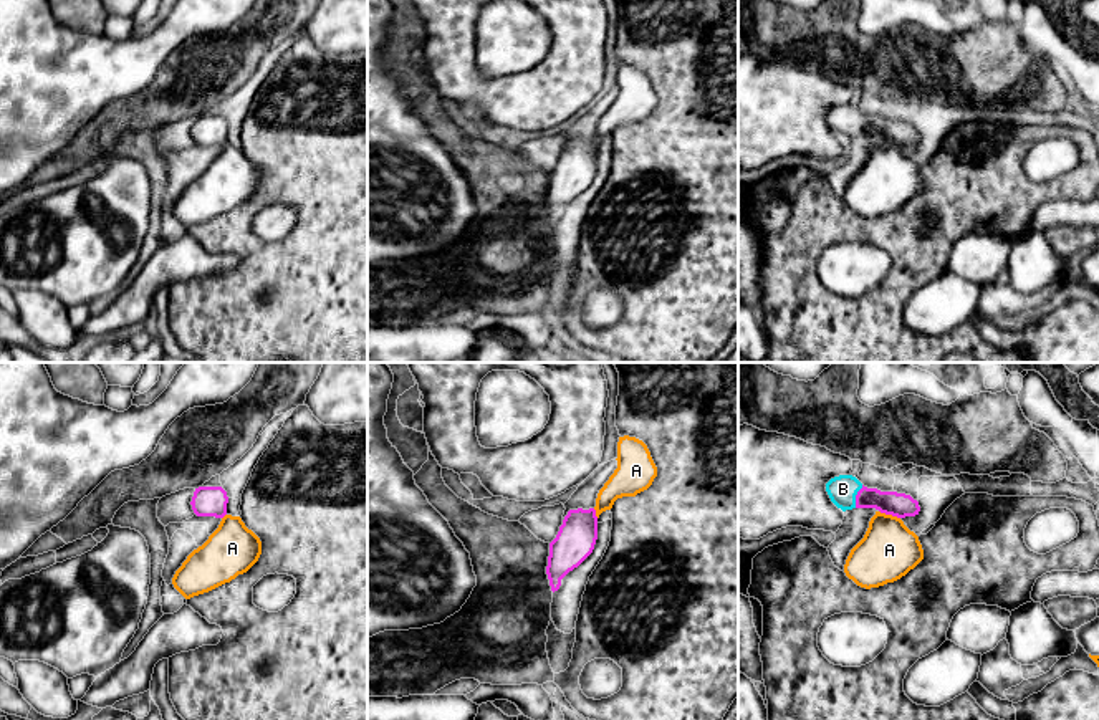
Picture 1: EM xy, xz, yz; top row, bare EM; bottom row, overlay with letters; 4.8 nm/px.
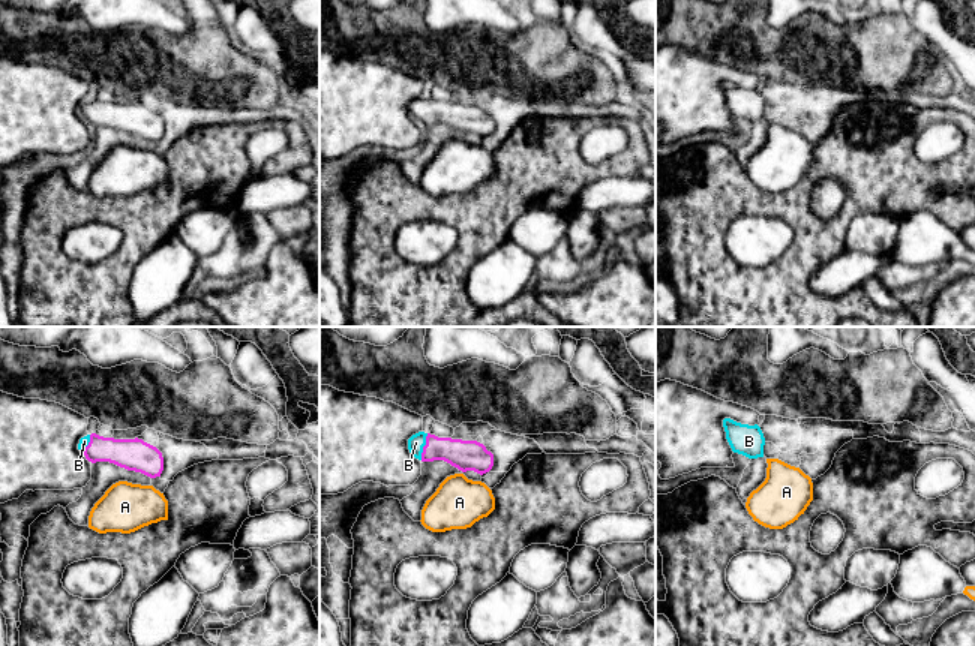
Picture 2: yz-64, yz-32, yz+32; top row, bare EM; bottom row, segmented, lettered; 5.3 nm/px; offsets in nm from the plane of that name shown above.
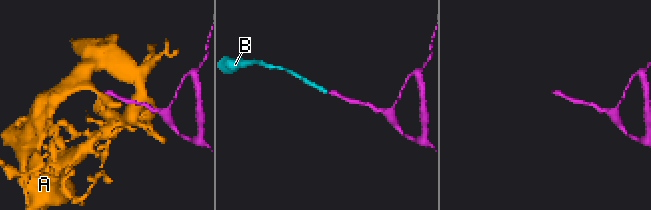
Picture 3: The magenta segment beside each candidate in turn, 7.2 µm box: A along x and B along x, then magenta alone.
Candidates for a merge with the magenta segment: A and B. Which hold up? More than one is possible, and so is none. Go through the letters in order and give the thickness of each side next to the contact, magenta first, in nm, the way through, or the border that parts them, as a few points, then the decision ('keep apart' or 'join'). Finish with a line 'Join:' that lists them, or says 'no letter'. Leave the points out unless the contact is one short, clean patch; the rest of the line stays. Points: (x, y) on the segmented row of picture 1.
A: 120/280 nm | along yz (879, 510), (899, 518) | keep apart
B: 120/140 nm | across yz (901, 505), (856, 497), (843, 489) | join
Join: B

